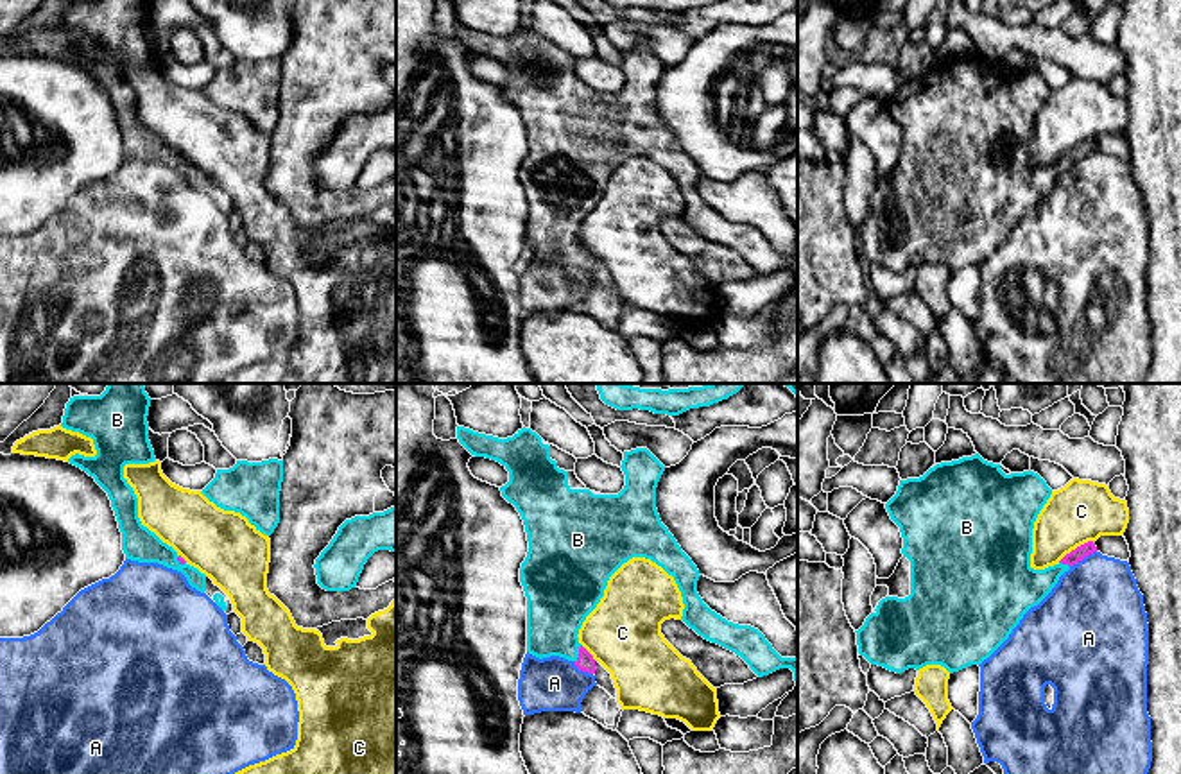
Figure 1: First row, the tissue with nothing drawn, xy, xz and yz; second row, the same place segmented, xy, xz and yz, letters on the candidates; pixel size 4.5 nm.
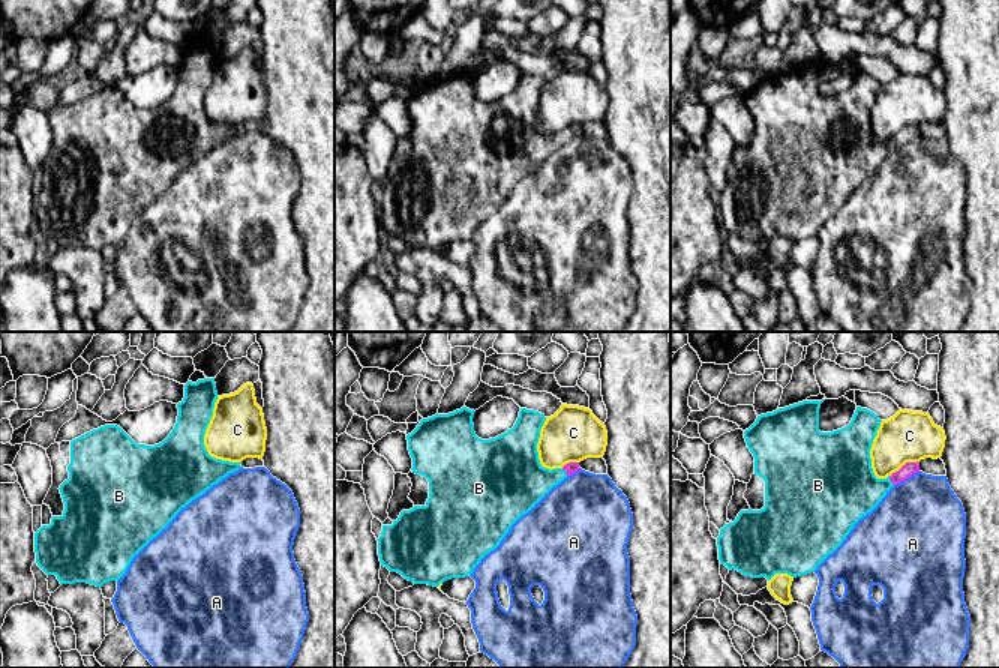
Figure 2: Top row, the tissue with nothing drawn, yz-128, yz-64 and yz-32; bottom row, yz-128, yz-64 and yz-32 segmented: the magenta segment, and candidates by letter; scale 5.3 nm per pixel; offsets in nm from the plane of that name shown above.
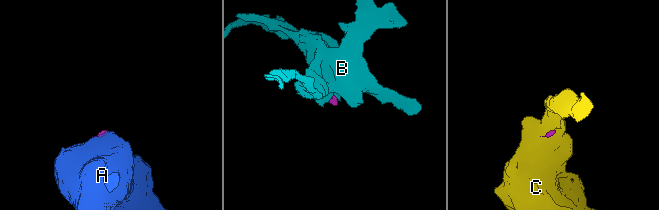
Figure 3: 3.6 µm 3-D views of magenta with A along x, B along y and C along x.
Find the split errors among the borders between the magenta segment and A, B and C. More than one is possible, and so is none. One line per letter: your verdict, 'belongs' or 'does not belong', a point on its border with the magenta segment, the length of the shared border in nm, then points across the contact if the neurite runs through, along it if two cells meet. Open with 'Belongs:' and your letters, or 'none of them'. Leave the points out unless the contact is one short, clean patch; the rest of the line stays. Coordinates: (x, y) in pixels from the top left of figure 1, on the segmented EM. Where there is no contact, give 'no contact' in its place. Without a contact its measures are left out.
Belongs: B
A: does not belong | yz (1083, 558) | 140 nm | along yz (1095, 550), (1070, 567)
B: belongs | xz (579, 654) | 90 nm
C: does not belong | yz (1077, 547) | 190 nm | along yz (1094, 541), (1077, 545), (1058, 561)

